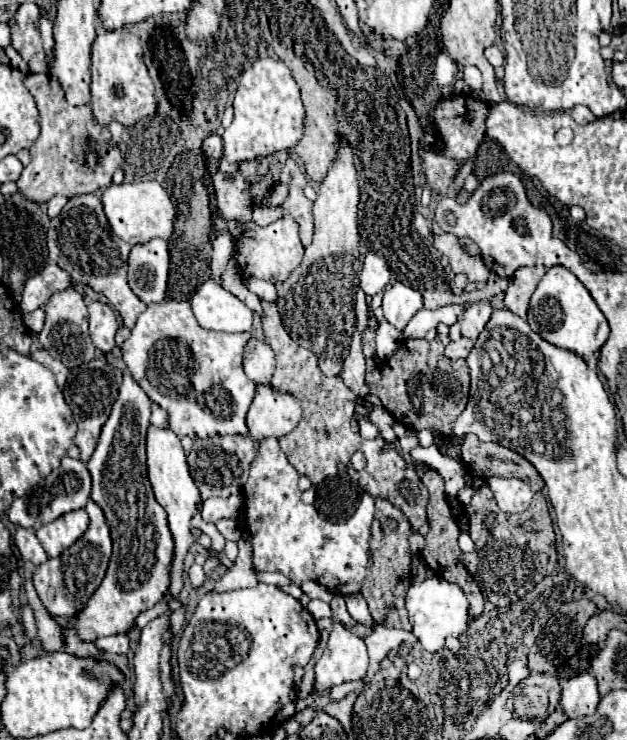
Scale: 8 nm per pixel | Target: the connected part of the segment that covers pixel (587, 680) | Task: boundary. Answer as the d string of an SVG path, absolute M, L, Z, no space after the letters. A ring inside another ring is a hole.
M590 673L576 675L562 685L560 705L570 719L580 719L596 711L600 703L598 683Z

